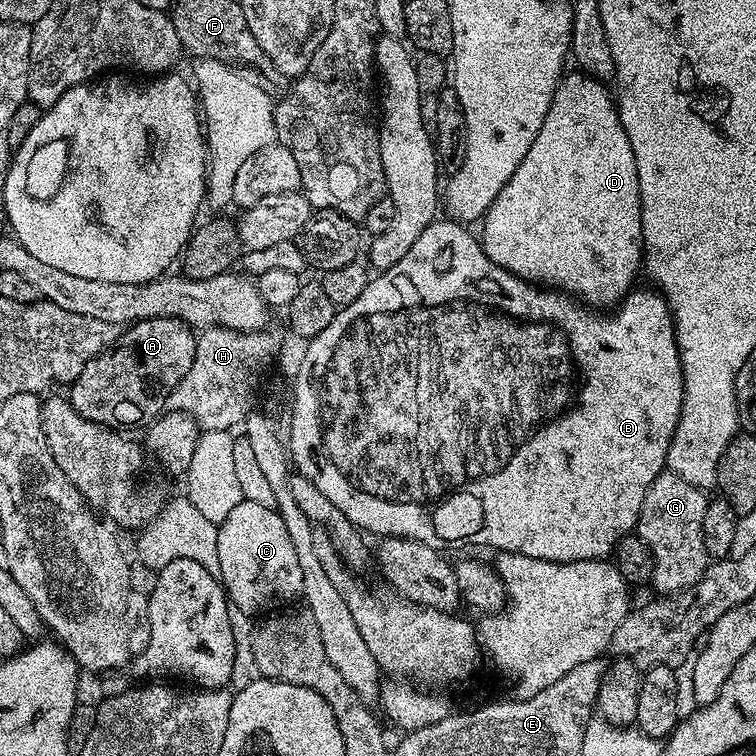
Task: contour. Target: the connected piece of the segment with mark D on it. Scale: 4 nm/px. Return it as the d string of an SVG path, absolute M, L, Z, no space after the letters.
M572 70L561 79L542 130L534 138L534 146L526 150L526 158L514 170L510 182L502 186L482 221L482 243L490 262L537 286L559 290L596 310L619 305L633 291L644 258L638 166L630 138L626 138L626 130L620 125L617 101L604 88L607 87L601 81L579 70Z

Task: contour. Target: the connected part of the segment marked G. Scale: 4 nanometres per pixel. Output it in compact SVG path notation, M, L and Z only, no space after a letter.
M667 470L660 472L658 478L654 478L654 482L650 482L650 486L646 490L646 494L642 498L642 510L640 517L634 529L635 535L639 536L641 540L646 541L648 549L652 551L654 557L654 570L652 571L652 579L650 581L651 587L656 587L660 594L668 594L664 592L676 592L672 594L684 594L689 590L695 589L696 583L704 577L704 571L708 569L710 558L706 554L706 542L702 542L702 517L706 514L706 506L708 505L709 497L706 495L705 489L695 488L690 486L690 482L686 482L686 478L678 478L678 474L669 472Z

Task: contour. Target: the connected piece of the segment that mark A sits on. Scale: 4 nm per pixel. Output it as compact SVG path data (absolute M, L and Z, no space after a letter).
M179 316L174 318L150 318L138 320L125 327L116 337L116 341L106 350L102 350L86 366L82 366L82 374L73 380L66 398L82 414L82 418L92 420L95 424L120 426L116 424L147 425L165 411L172 389L186 378L186 370L190 370L190 362L194 362L197 333L185 324Z

